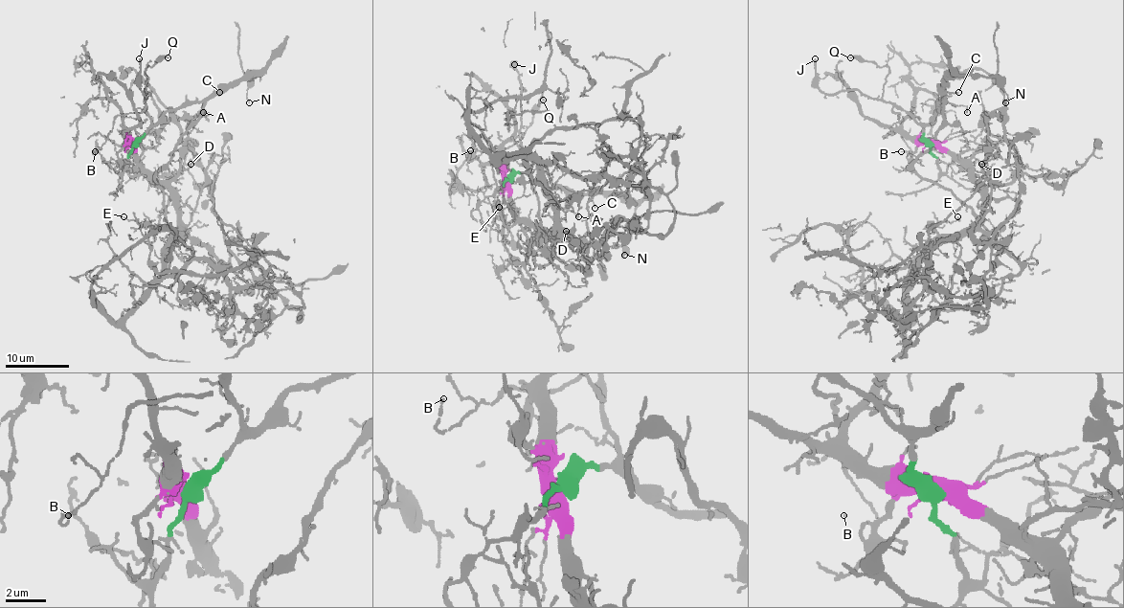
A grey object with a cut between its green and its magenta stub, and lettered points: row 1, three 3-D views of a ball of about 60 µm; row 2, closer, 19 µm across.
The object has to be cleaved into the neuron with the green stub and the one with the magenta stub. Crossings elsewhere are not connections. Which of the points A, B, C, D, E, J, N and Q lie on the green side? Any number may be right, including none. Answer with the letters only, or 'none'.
A, B, C, J, N, Q

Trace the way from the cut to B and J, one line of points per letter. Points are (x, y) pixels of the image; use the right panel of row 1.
B: (932, 143), (912, 118), (894, 106), (903, 138), (912, 151), (901, 151)
J: (932, 143), (912, 118), (889, 103), (867, 99), (858, 90), (824, 94), (818, 85), (815, 58)

